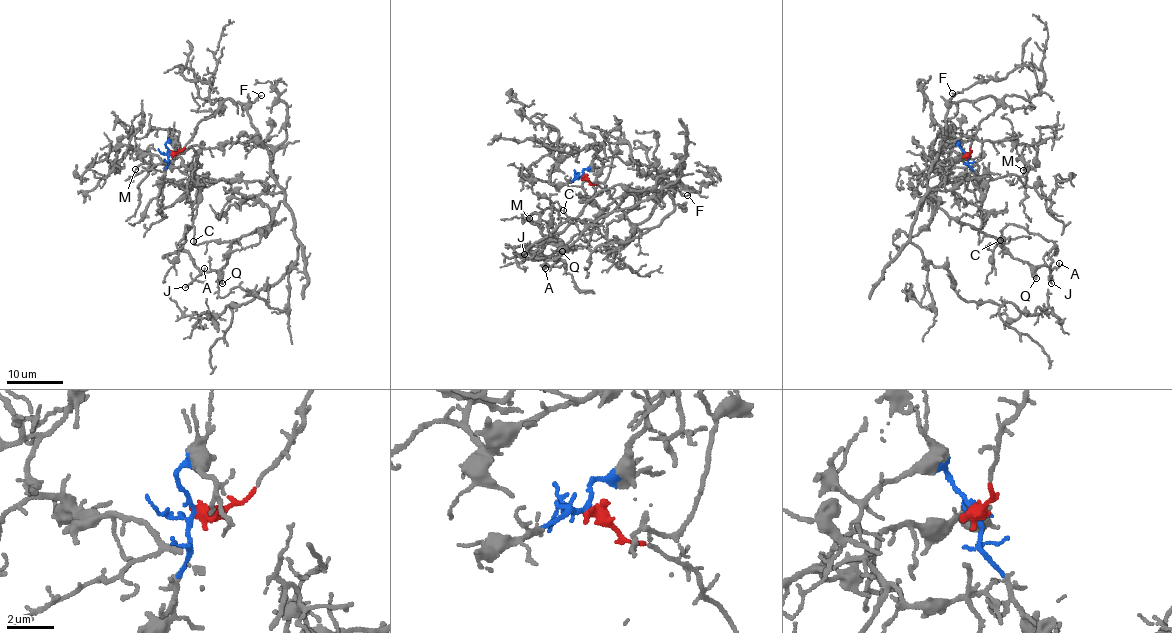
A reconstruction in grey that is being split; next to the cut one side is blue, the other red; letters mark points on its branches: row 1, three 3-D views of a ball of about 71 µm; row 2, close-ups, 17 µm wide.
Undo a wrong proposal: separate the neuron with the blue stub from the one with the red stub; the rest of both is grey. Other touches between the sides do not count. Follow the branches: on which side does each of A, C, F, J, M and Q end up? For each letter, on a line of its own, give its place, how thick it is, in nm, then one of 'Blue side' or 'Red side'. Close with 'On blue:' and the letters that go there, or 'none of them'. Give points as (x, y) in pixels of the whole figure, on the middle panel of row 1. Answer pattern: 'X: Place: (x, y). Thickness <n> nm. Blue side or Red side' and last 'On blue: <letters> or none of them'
A: Place: (545, 268). Thickness 120 nm. Red side
C: Place: (563, 210). Thickness 130 nm. Red side
F: Place: (687, 195). Thickness 110 nm. Red side
J: Place: (524, 254). Thickness 130 nm. Red side
M: Place: (529, 218). Thickness 120 nm. Red side
Q: Place: (562, 251). Thickness 440 nm. Red side
On blue: none of them

